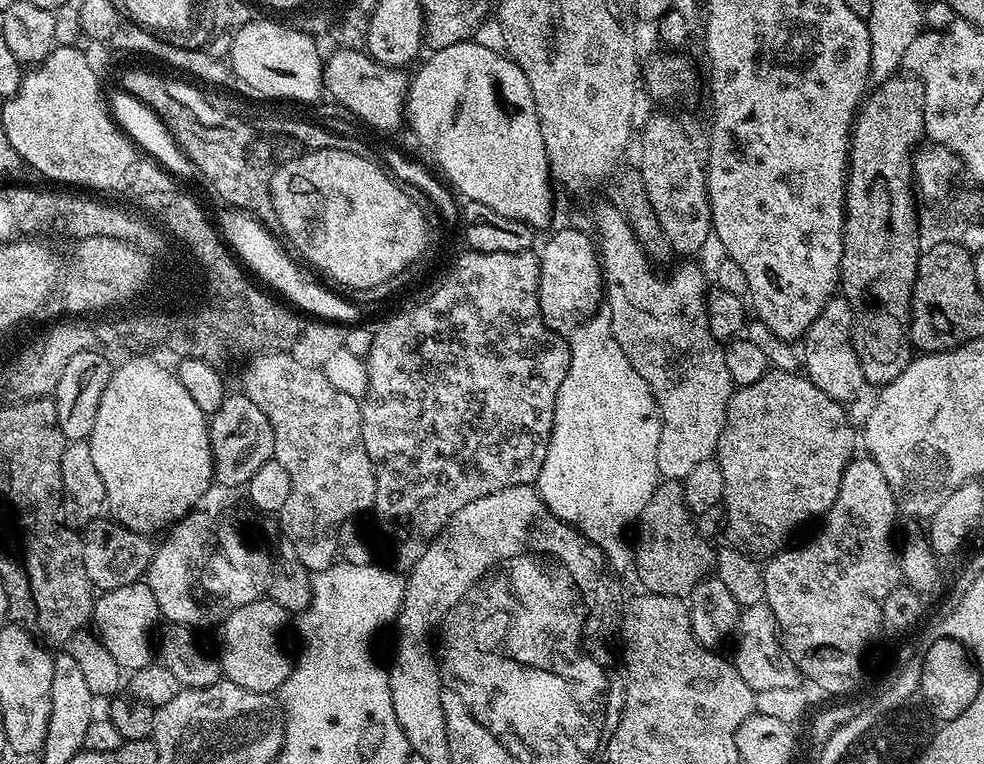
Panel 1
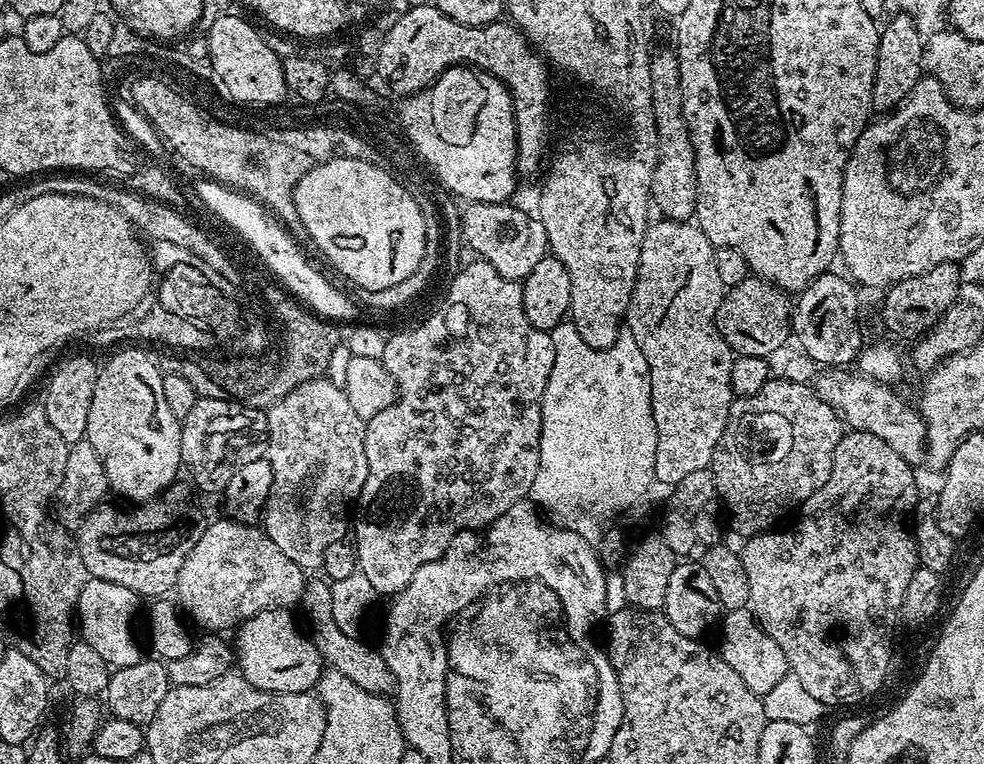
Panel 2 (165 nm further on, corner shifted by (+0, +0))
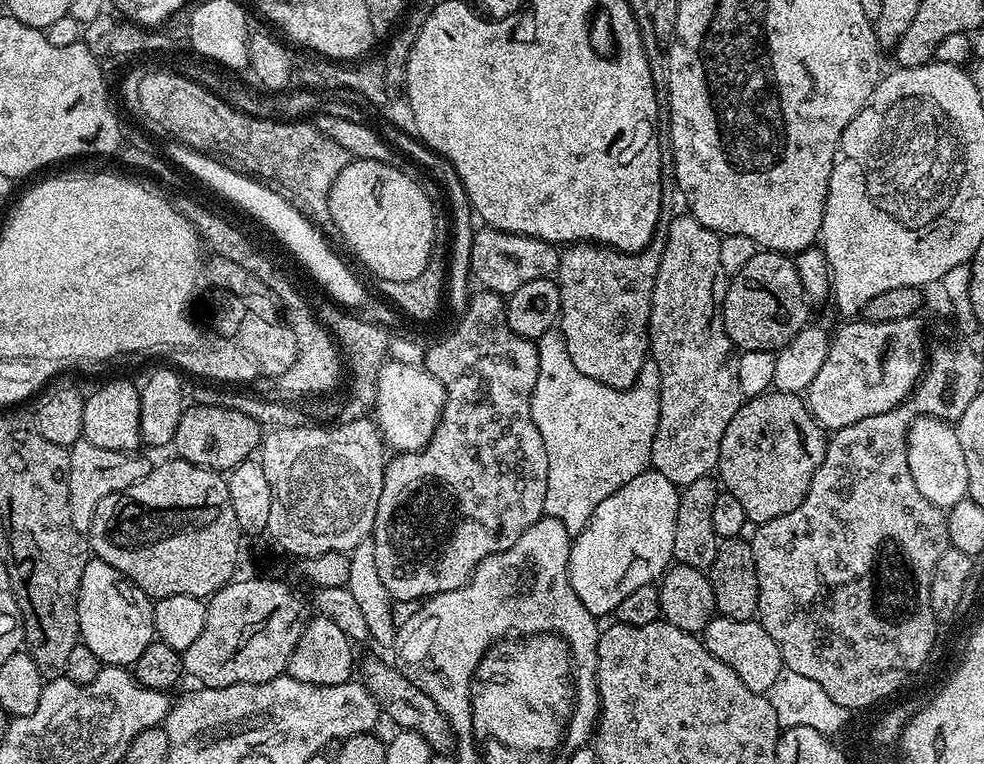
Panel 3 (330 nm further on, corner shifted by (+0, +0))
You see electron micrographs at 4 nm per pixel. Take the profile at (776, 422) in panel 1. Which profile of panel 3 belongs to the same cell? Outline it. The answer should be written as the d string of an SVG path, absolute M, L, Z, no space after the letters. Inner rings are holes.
M769 390L761 396L745 399L734 418L730 418L730 426L726 426L726 434L722 434L718 480L727 492L738 498L749 521L759 526L782 514L790 514L790 510L803 502L818 466L824 461L825 447L825 429L812 416L807 403L797 393Z

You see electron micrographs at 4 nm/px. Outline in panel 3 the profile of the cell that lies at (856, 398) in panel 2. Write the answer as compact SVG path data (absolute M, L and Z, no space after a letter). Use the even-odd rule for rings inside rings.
M917 416L907 432L907 466L918 492L932 505L950 509L968 495L966 458L955 427L937 416Z

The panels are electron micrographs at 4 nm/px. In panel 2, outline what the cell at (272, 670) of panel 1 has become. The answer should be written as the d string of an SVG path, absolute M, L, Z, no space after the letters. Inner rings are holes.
M287 608L262 610L235 629L234 660L250 686L267 692L312 692L319 685L326 665L292 614Z

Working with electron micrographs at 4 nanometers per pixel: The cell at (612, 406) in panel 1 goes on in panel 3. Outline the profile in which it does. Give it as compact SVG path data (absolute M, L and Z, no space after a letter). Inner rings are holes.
M559 327L546 330L546 334L535 341L535 346L538 350L538 382L532 395L532 417L538 426L538 434L542 434L548 459L544 515L558 518L568 533L578 534L602 498L610 498L614 490L626 486L630 478L642 474L649 467L660 417L662 378L658 374L658 366L650 358L644 361L638 378L628 388L611 388L594 378L586 378L586 374L570 362L564 333Z

